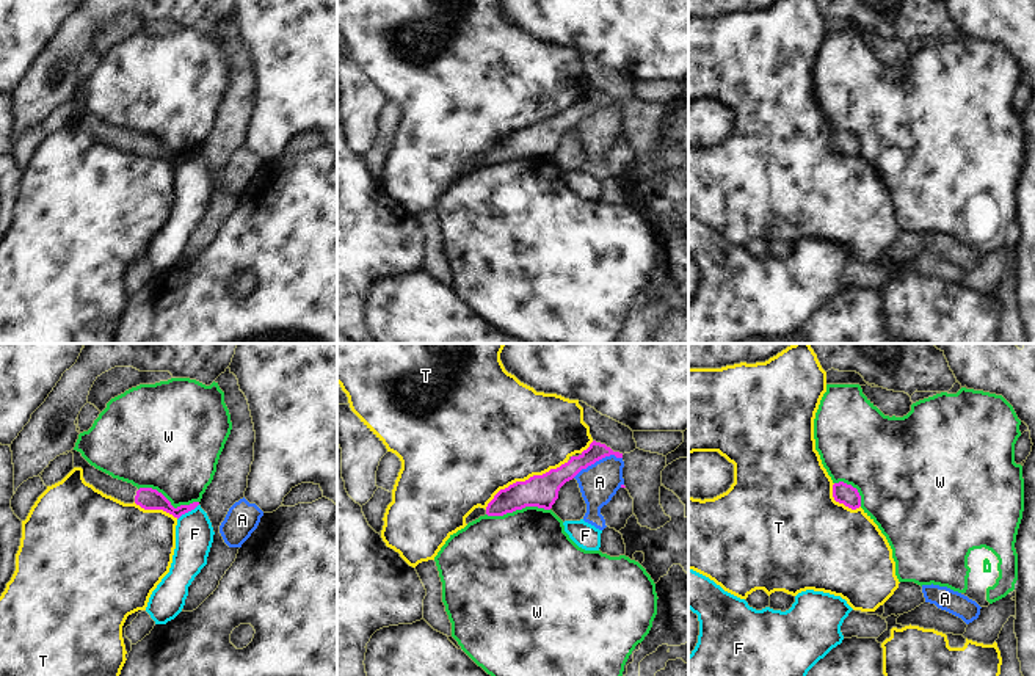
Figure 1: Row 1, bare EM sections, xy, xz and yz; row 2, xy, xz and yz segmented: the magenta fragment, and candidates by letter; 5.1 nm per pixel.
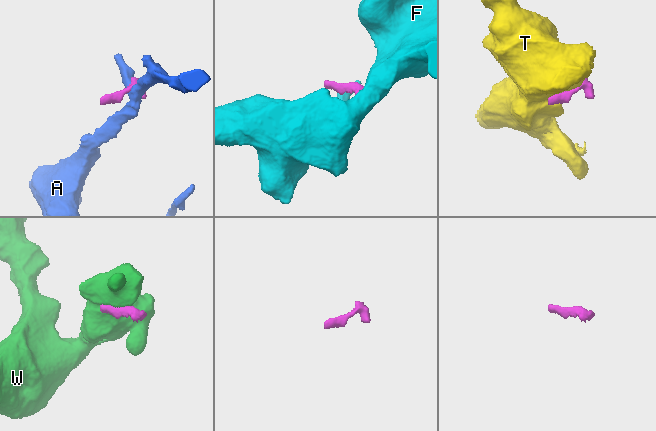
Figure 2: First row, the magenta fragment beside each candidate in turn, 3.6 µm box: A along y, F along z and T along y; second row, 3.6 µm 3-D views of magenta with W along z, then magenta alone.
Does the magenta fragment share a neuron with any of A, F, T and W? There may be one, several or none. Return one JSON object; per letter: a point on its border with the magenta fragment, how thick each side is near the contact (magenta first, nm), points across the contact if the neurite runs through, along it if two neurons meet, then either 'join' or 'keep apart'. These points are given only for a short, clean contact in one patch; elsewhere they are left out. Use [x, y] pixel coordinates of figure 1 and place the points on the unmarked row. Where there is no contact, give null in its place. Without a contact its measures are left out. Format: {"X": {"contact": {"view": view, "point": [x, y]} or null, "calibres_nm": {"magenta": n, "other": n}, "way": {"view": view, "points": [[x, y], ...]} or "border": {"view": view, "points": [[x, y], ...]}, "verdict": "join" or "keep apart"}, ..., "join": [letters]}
{"A": {"contact": {"view": "xz", "point": [596, 109]}, "calibres_nm": {"magenta": 110, "other": 200}, "border": {"view": "xz", "points": [[621, 105], [602, 105], [582, 116], [573, 126]]}, "verdict": "keep apart"}, "F": {"contact": {"view": "xy", "point": [187, 160]}, "calibres_nm": {"magenta": 110, "other": 190}, "border": {"view": "xy", "points": [[198, 152], [177, 168]]}, "verdict": "keep apart"}, "T": {"contact": {"view": "xz", "point": [526, 129]}, "calibres_nm": {"magenta": 170, "other": 480}, "verdict": "keep apart"}, "W": {"contact": {"view": "xz", "point": [518, 157]}, "calibres_nm": {"magenta": 170, "other": 480}, "verdict": "keep apart"}, "join": []}

